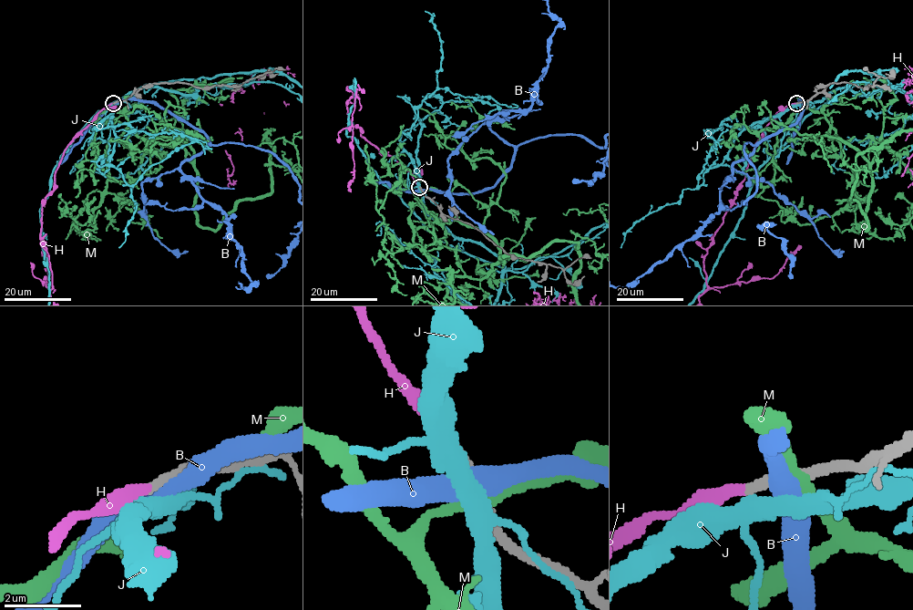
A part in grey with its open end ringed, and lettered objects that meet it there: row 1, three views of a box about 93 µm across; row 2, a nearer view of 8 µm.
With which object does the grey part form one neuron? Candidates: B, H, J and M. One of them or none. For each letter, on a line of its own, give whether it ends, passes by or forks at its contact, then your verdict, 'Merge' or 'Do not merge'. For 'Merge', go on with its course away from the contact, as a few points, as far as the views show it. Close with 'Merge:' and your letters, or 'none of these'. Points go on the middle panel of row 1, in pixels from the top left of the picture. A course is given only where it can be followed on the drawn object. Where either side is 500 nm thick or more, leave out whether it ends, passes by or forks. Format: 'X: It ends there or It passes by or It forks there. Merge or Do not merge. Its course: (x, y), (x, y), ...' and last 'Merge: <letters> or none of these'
B: It passes by. Do not merge
H: It ends there. Merge
J: It forks there. Do not merge
M: It passes by. Do not merge
Merge: H

